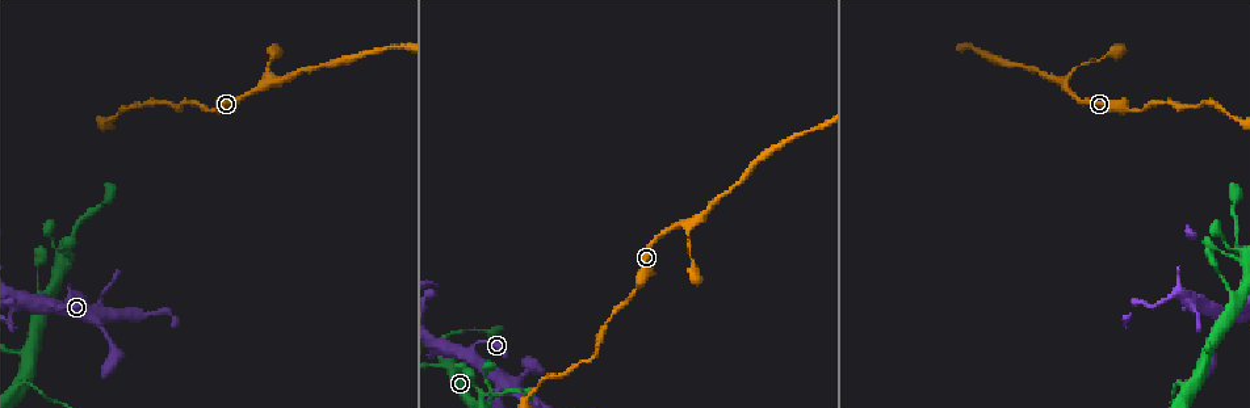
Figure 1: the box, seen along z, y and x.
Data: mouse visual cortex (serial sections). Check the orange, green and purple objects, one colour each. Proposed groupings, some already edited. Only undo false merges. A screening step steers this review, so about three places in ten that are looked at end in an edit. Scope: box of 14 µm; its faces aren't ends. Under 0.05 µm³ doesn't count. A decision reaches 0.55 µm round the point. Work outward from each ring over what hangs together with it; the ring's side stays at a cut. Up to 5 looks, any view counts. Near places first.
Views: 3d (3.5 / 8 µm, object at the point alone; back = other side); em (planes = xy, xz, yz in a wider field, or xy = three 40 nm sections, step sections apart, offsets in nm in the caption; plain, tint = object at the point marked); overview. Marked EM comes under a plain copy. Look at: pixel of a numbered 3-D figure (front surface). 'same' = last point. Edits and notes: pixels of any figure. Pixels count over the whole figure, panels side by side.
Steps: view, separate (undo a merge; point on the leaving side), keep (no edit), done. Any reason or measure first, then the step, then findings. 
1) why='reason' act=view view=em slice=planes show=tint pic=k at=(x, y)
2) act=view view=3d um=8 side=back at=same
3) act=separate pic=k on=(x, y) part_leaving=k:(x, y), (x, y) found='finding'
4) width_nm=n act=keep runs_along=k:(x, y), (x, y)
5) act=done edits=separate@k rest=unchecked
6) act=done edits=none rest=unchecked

why='small branch off a trunk' act=view view=3d um=8 side=back pic=1 at=(1186, 296)

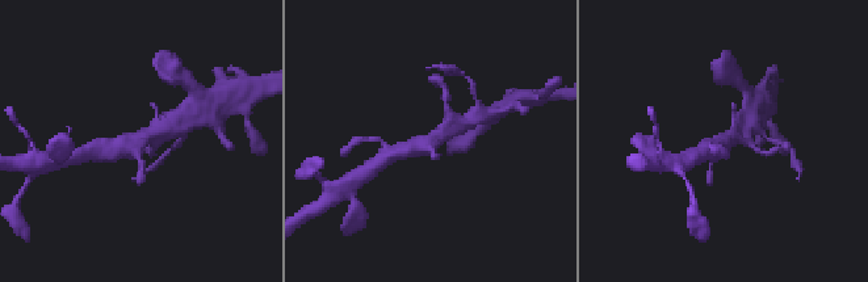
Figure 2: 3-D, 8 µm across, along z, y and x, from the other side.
act=view view=3d um=3.5 pic=2 at=(725, 142)

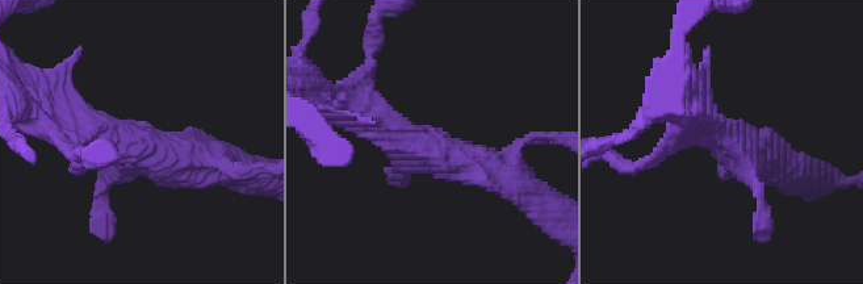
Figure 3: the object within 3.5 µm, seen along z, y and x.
act=view view=em slice=xy step=3 show=tint pic=3 at=(411, 144)

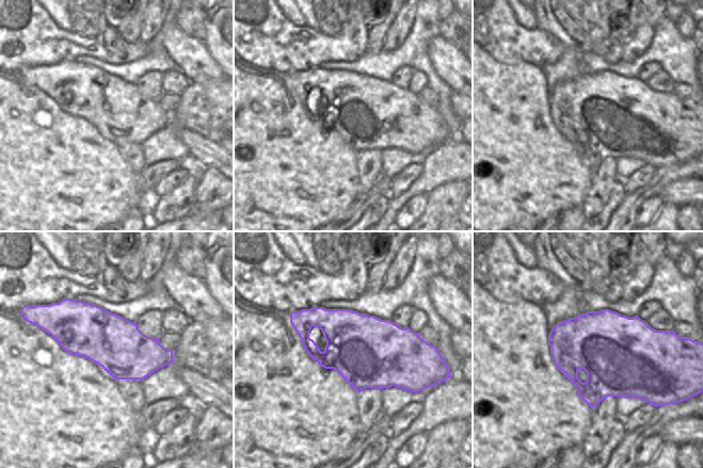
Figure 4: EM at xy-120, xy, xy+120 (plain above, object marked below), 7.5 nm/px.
act=keep runs_along=3:(489, 170), (384, 125), (364, 88) found='all the same cell'

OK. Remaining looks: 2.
why='narrows sharply' act=view view=3d um=8 side=back pic=1 at=(475, 385)

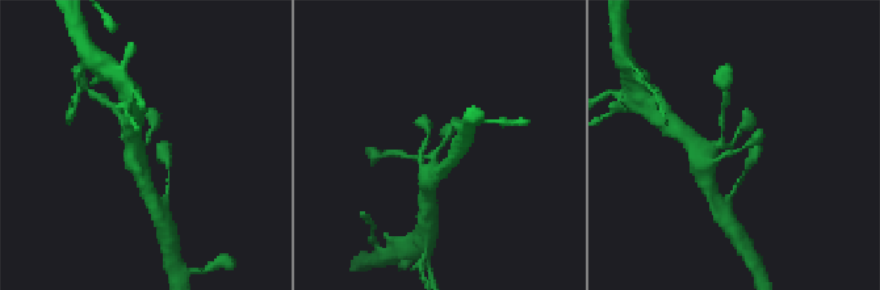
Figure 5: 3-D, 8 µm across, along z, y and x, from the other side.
act=view view=em slice=planes show=tint pic=5 at=(147, 143)

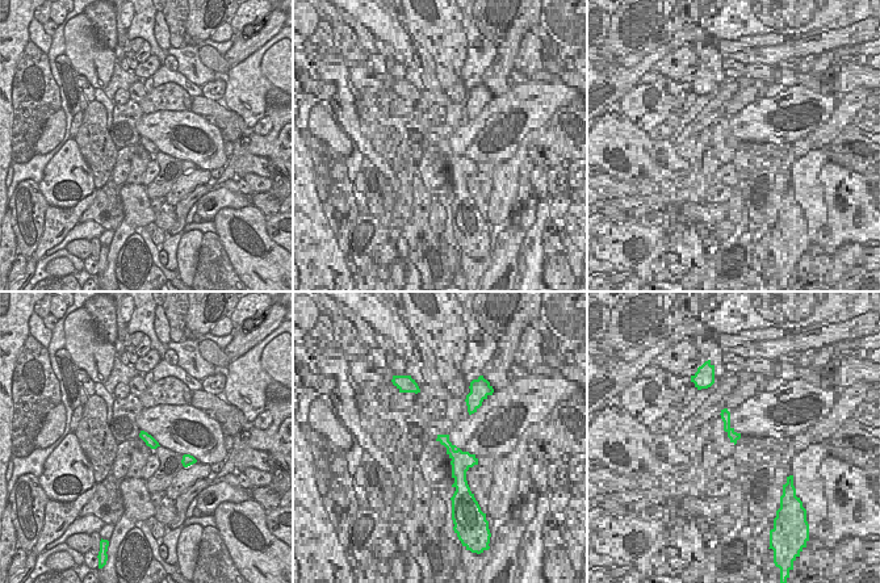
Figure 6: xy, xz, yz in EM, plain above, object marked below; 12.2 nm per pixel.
act=keep runs_along=5:(707, 155), (732, 144), (748, 110) found='one cell here'

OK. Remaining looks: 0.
act=done edits=none rest=unchecked

